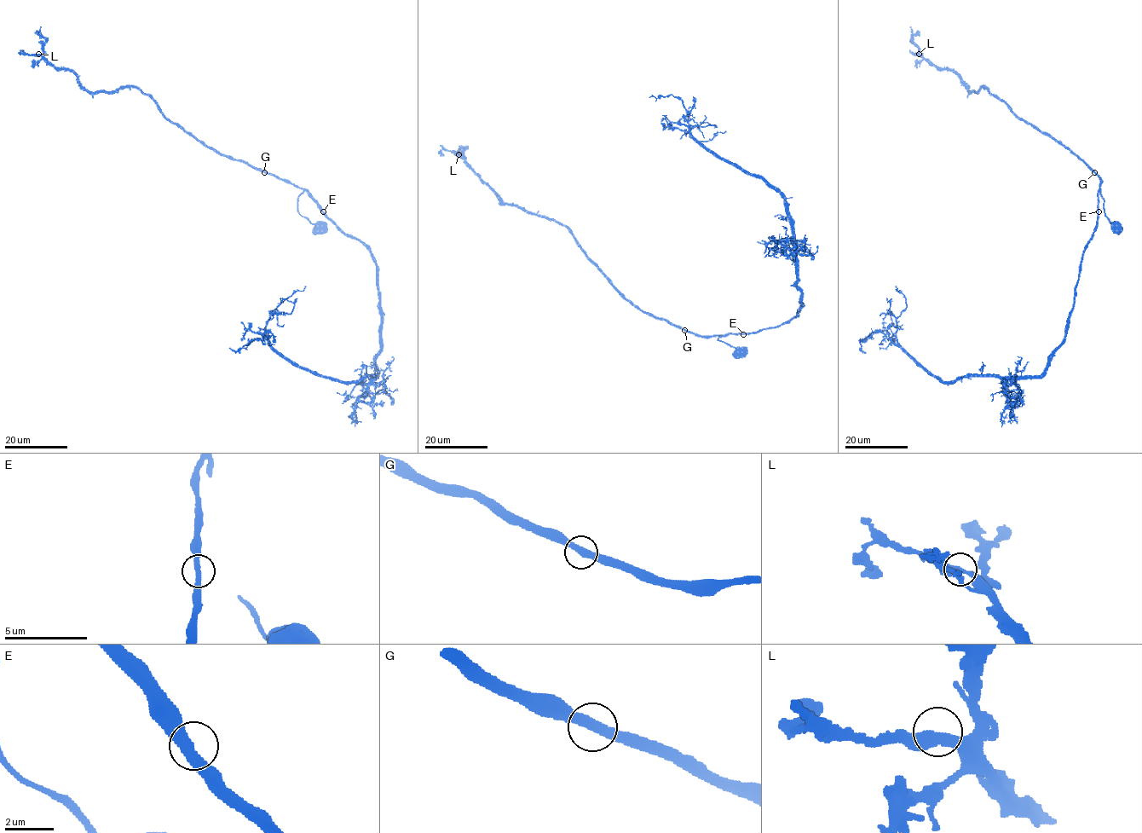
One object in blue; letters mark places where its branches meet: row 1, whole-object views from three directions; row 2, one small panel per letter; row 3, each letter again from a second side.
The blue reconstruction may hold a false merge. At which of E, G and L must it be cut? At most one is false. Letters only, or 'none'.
none

